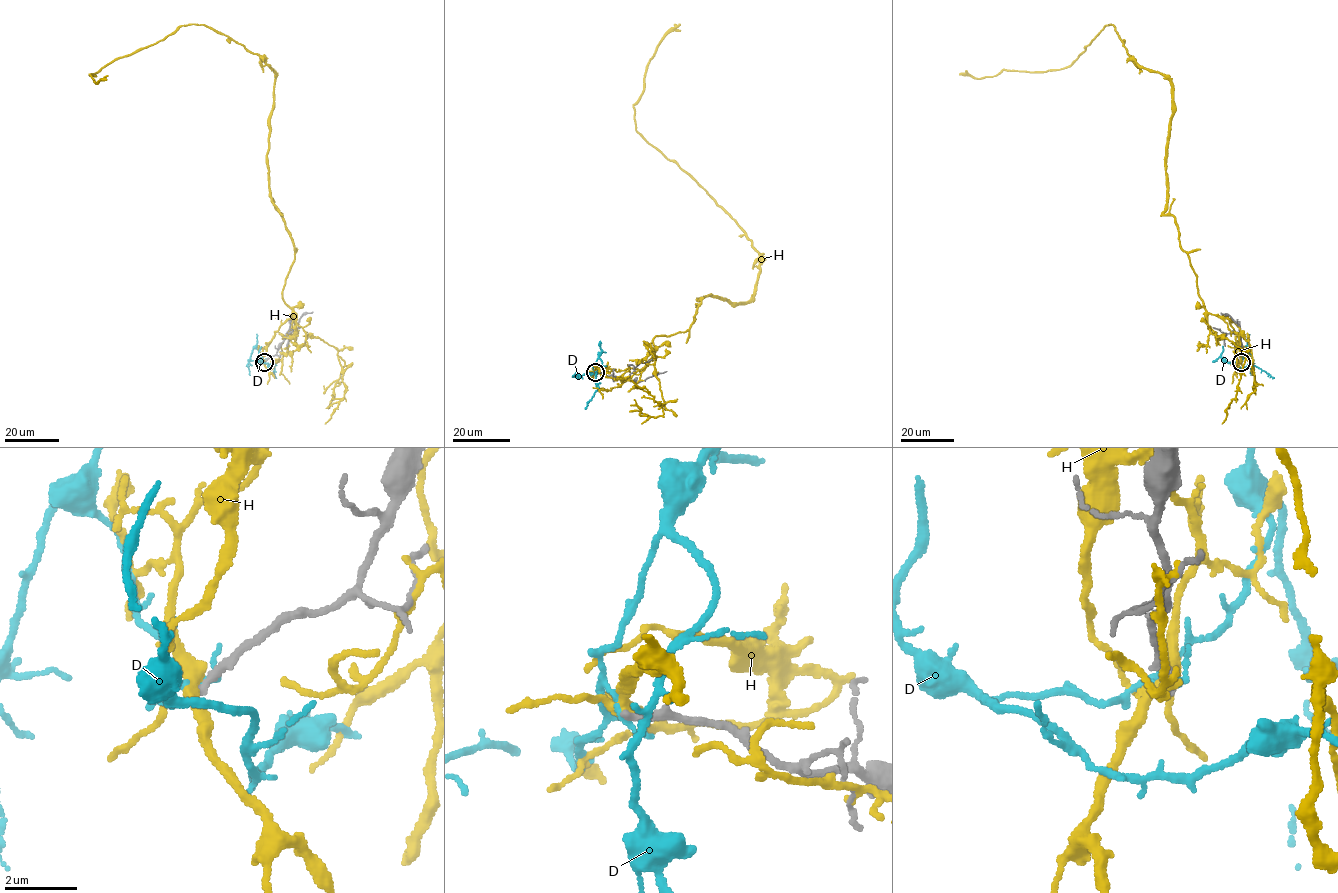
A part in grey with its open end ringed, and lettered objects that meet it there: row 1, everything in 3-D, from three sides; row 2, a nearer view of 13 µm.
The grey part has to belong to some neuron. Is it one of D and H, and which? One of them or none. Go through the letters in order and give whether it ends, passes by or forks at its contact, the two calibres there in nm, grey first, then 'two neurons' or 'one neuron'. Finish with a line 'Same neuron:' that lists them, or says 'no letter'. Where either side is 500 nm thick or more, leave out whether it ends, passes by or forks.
D: it ends; calibres 240 and 150 nm; two neurons
H: it forks; calibres 260 and 300 nm; two neurons
Same neuron: no letter

